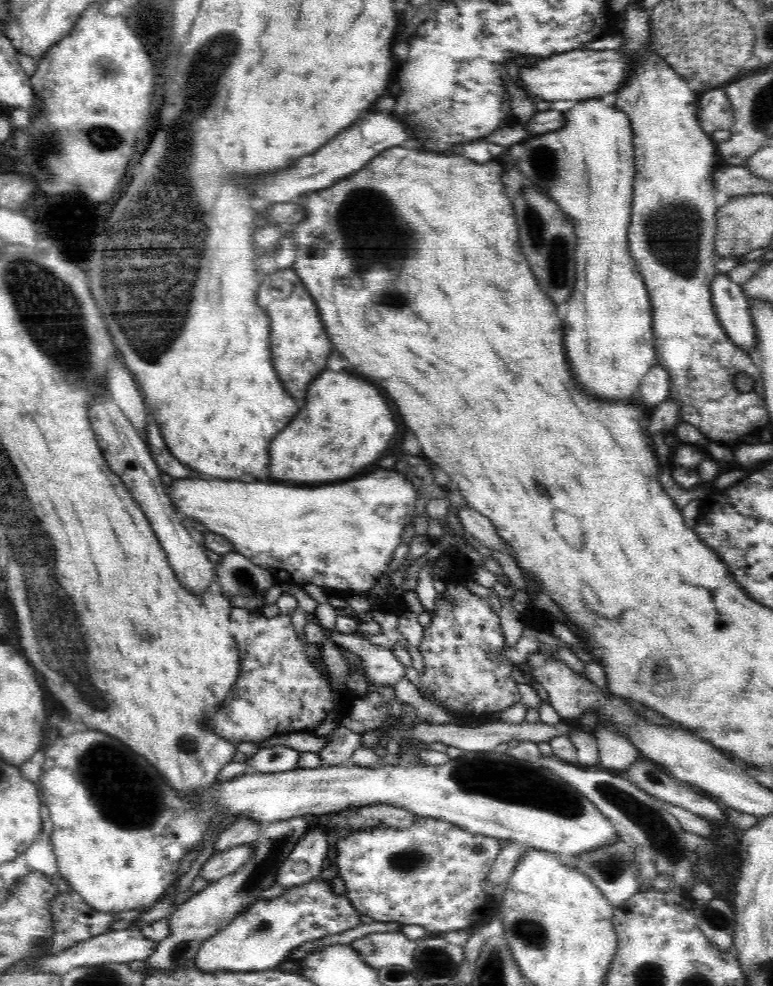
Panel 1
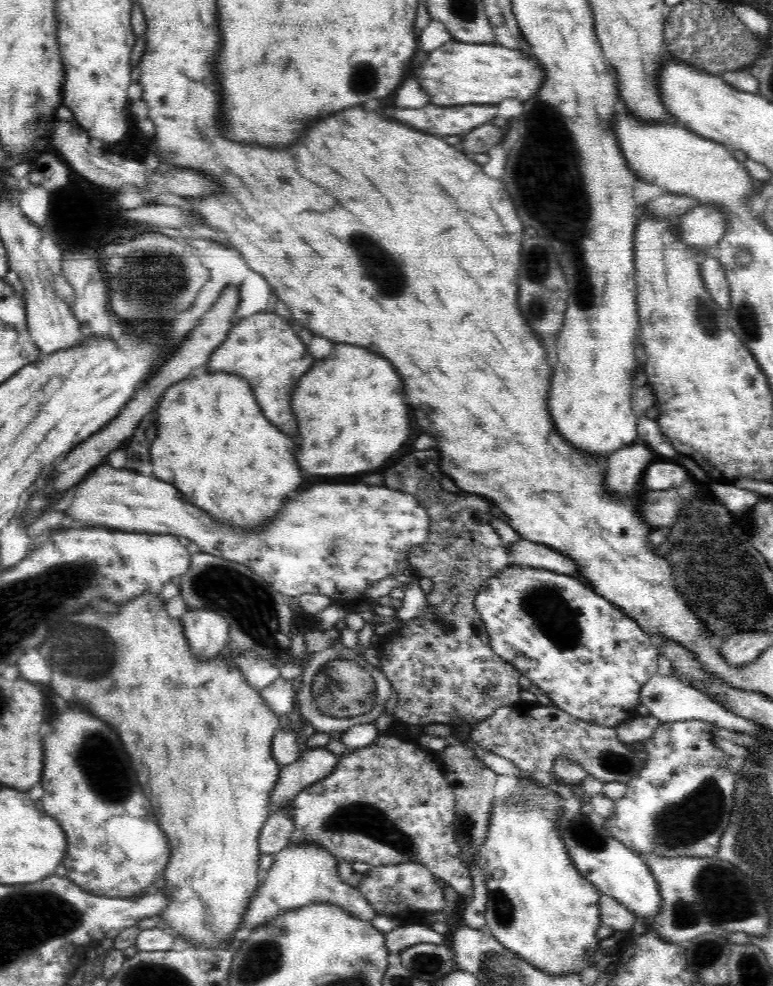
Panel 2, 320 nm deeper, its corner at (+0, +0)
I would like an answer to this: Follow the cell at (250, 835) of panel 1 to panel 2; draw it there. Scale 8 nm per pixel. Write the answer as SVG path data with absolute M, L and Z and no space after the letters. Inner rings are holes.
M324 747L306 748L301 751L300 758L296 762L282 766L278 782L270 794L270 815L286 804L291 806L303 788L328 776L334 770L339 758L340 755Z

